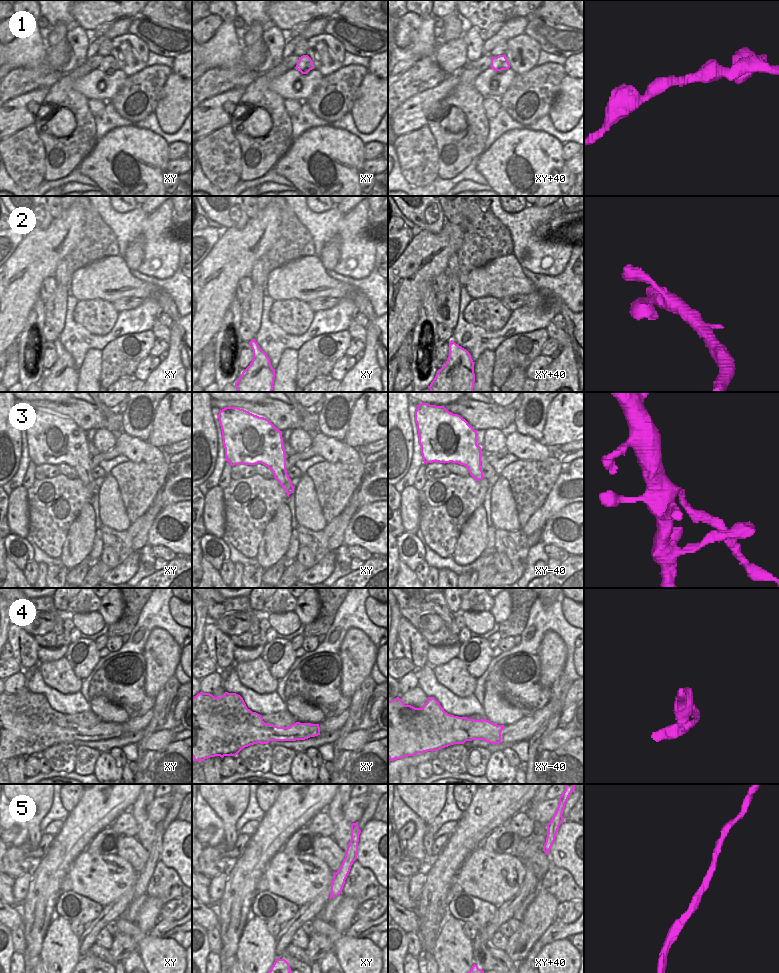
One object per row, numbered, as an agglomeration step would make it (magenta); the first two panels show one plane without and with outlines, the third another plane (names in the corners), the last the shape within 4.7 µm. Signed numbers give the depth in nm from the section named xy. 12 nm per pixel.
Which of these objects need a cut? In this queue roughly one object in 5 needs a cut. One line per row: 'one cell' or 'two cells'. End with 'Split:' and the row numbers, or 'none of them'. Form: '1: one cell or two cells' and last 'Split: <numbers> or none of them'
1: one cell
2: one cell
3: two cells
4: one cell
5: one cell
Split: 3

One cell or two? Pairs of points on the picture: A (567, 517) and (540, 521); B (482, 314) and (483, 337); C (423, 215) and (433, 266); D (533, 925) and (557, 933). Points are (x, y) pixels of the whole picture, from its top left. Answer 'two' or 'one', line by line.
A: two
B: two
C: two
D: two

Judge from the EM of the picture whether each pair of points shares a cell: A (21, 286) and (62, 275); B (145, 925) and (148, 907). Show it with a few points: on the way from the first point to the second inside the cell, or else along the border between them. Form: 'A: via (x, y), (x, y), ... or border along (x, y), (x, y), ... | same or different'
A: border along (64, 257), (59, 262), (53, 275) | different
B: via (146, 921), (148, 911) | same

